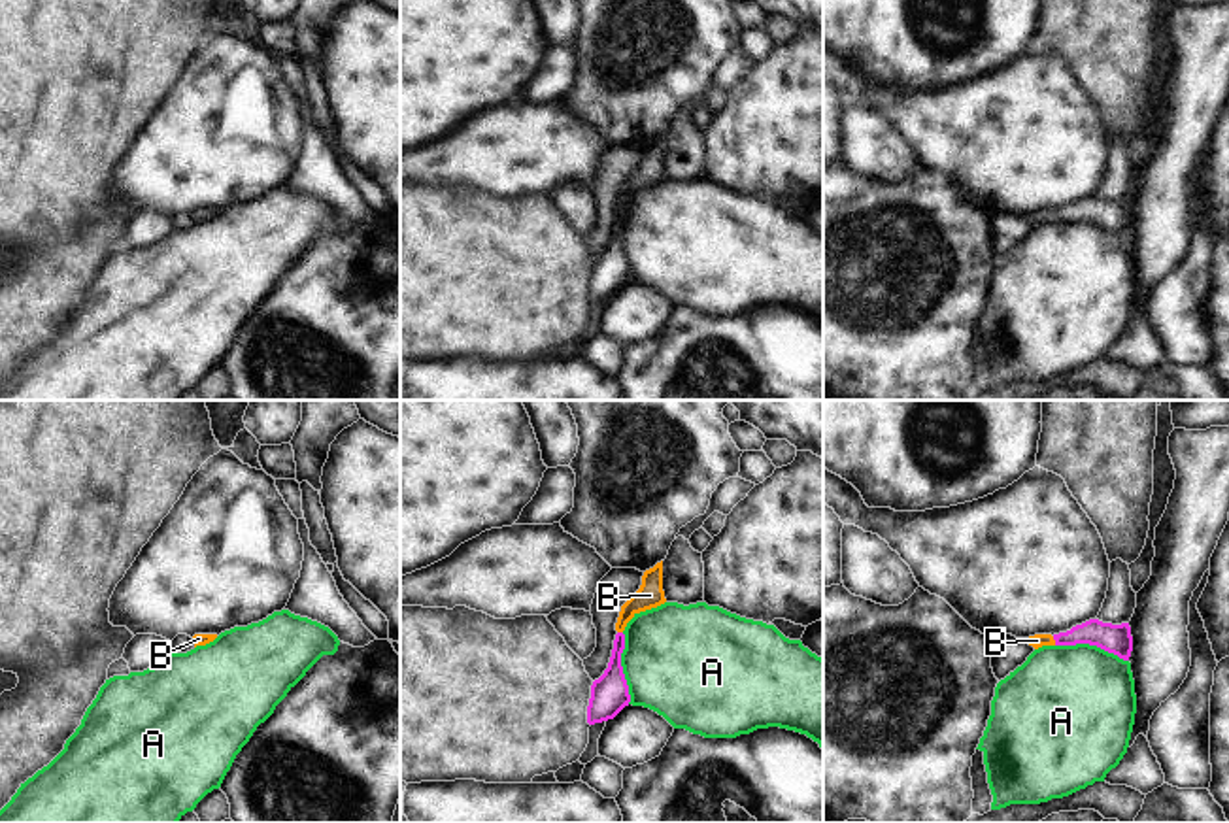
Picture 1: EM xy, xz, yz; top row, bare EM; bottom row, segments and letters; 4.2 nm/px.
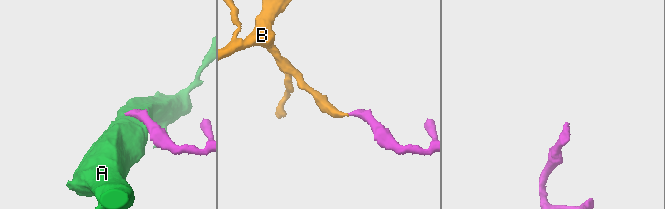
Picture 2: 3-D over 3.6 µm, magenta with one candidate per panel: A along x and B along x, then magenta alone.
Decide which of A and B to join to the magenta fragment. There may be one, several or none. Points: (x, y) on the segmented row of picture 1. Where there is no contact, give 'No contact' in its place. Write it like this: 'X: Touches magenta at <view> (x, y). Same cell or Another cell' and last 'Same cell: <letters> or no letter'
A: Touches magenta at yz (1092, 644). Another cell
B: Touches magenta at yz (1054, 638). Same cell
Same cell: B

